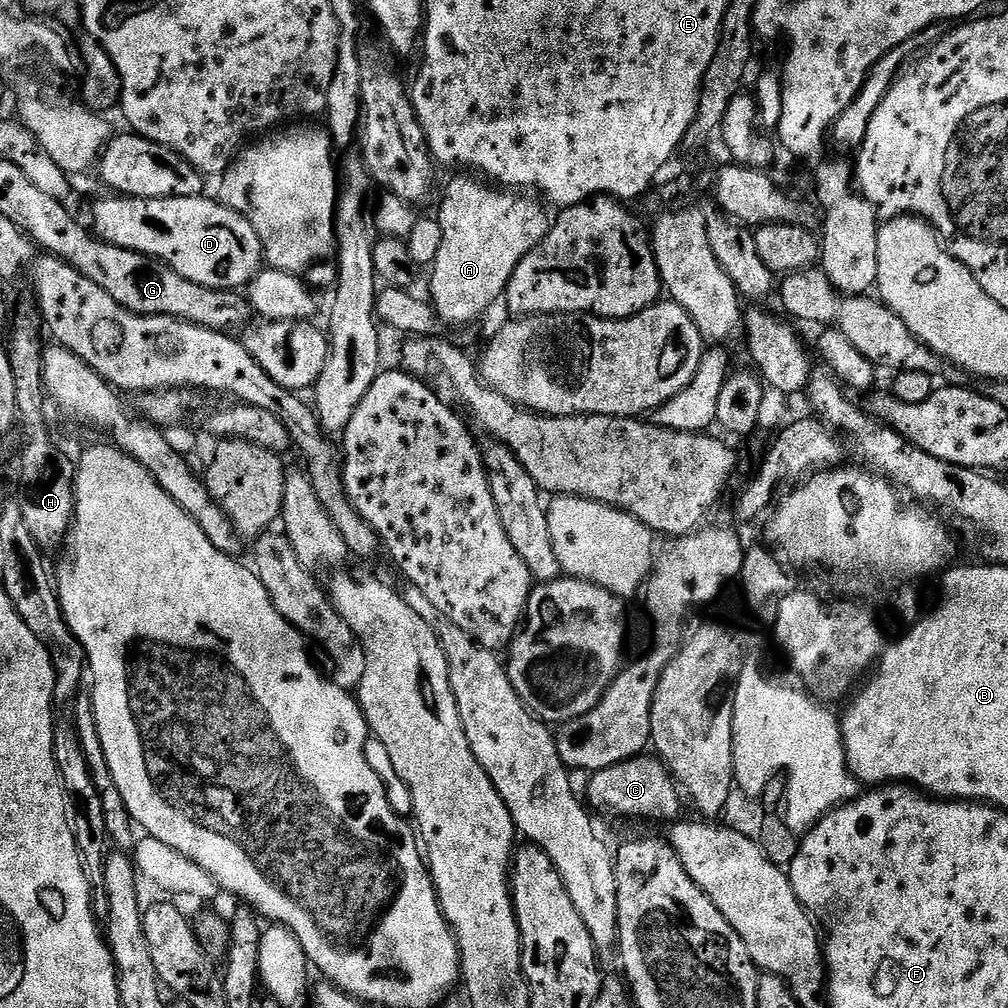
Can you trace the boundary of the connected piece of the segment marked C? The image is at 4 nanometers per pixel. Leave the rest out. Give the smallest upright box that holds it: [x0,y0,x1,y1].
[587,755,682,822]

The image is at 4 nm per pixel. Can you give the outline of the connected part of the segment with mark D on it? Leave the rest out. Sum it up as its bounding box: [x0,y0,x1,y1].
[91,194,265,289]

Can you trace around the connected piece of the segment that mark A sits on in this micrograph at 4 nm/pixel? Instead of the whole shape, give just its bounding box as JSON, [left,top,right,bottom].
[429,175,550,326]

